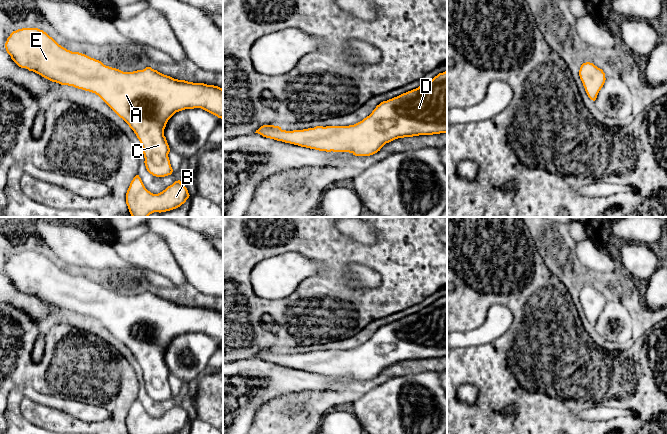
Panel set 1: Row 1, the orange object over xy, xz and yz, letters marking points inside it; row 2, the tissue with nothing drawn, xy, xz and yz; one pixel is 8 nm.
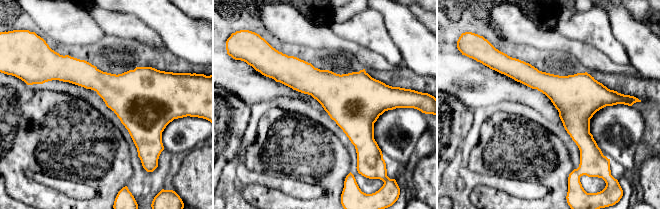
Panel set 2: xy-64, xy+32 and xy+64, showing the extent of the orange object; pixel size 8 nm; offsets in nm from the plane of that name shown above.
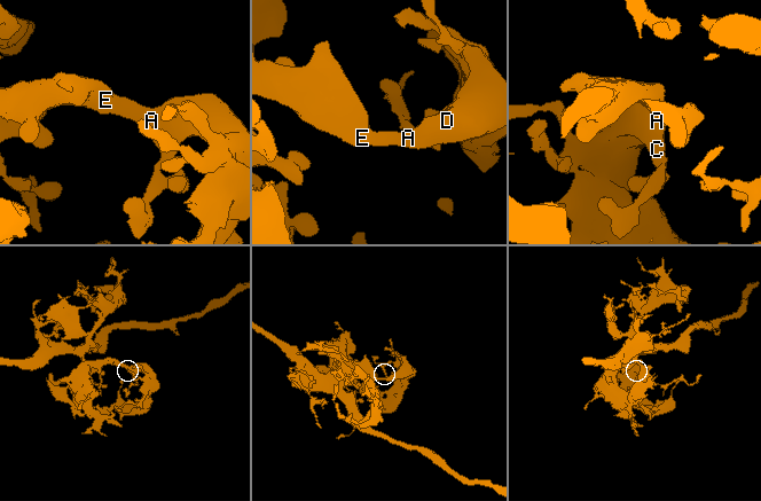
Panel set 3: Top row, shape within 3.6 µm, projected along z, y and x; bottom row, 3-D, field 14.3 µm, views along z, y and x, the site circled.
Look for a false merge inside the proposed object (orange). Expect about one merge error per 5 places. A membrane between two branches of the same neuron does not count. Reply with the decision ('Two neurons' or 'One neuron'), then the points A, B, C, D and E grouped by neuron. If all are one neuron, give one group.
One neuron. Groups: A B C D E

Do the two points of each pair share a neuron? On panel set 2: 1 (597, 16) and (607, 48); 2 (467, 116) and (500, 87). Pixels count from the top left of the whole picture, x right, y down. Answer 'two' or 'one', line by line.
1: one
2: two

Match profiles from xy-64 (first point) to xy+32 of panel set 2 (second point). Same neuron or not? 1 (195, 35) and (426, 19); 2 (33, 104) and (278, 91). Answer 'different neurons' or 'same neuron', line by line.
1: different neurons
2: different neurons

